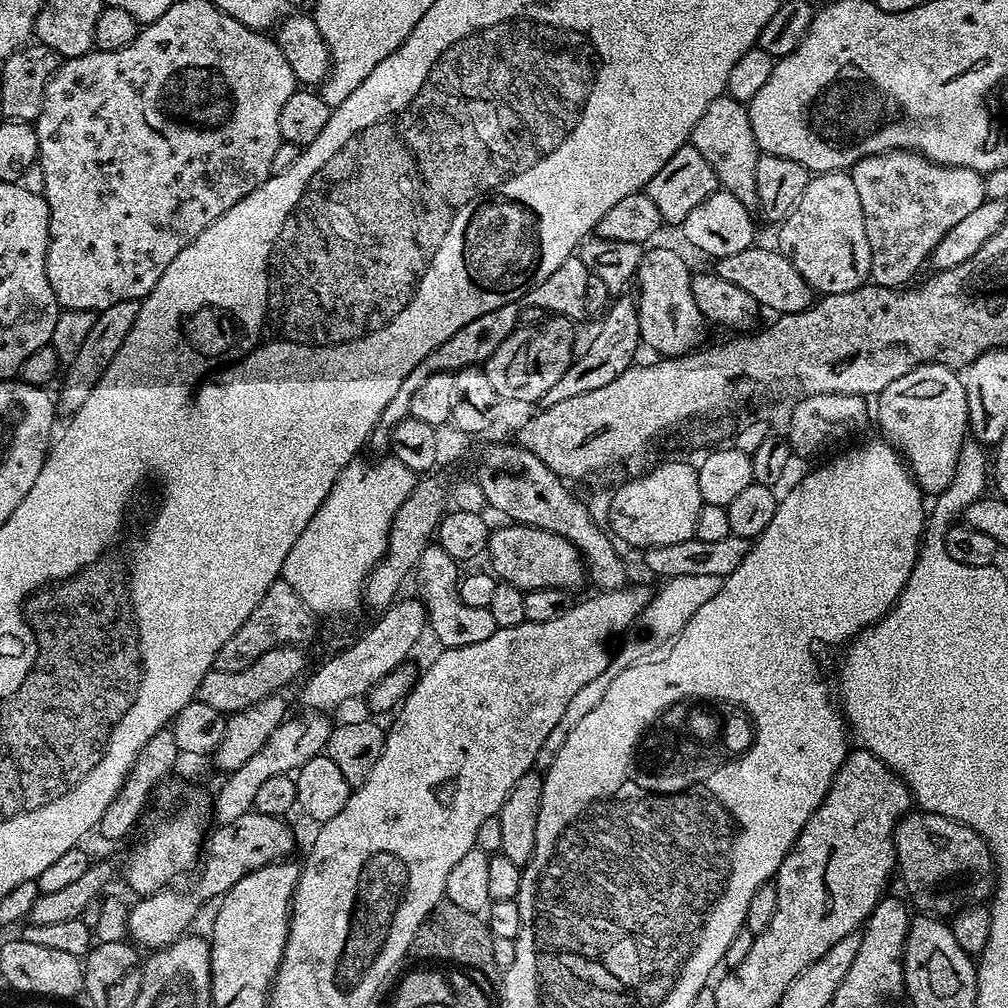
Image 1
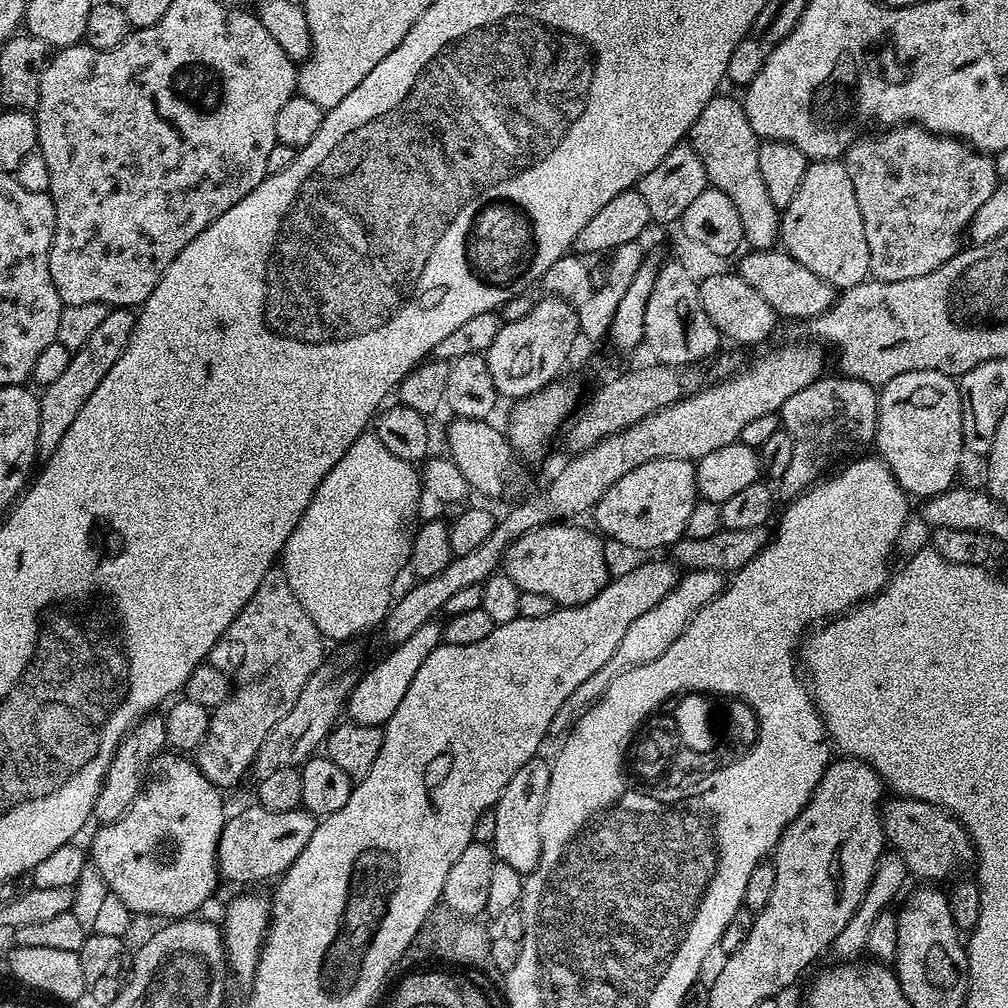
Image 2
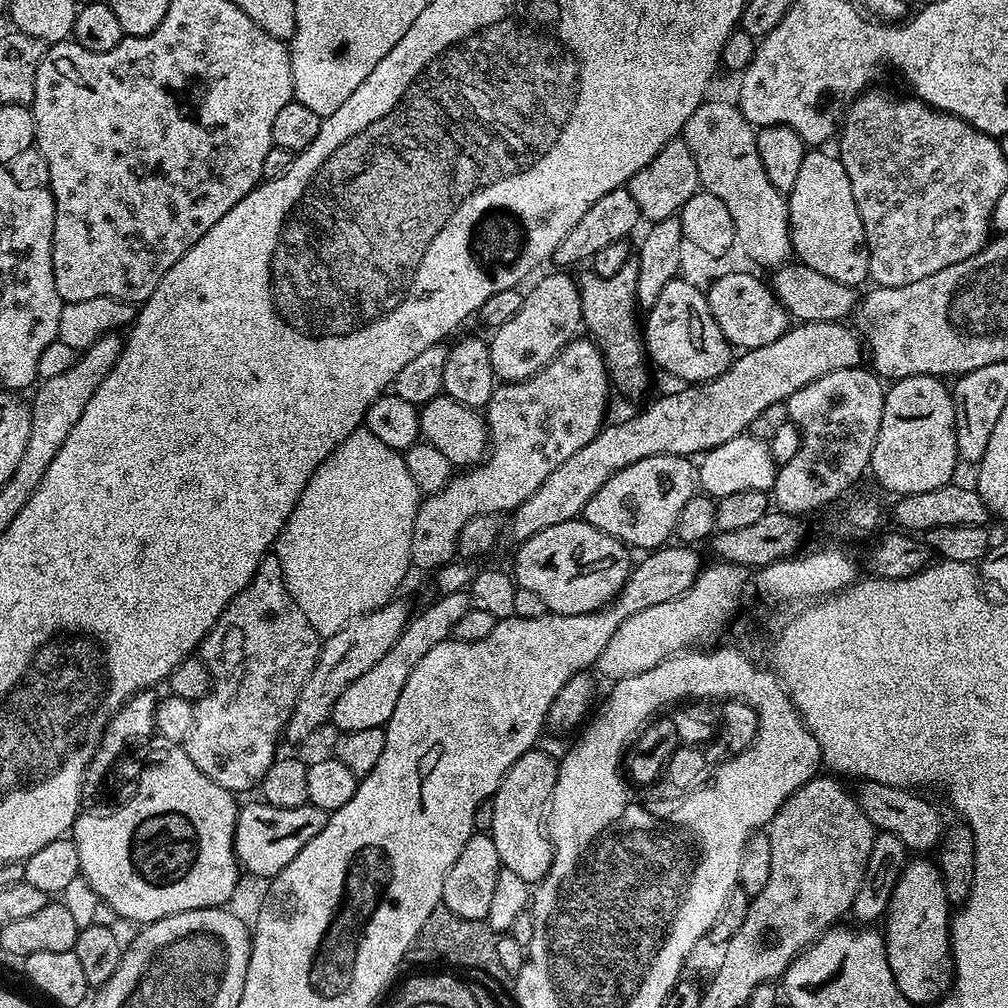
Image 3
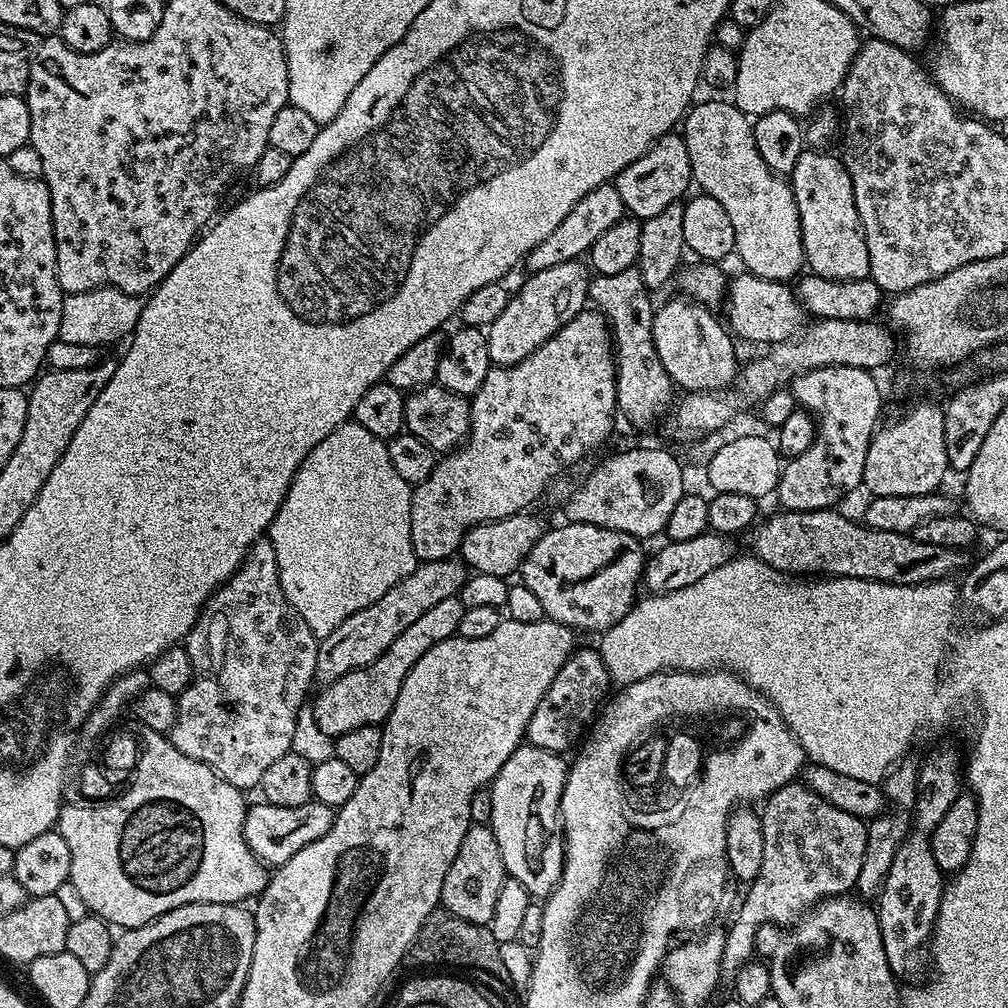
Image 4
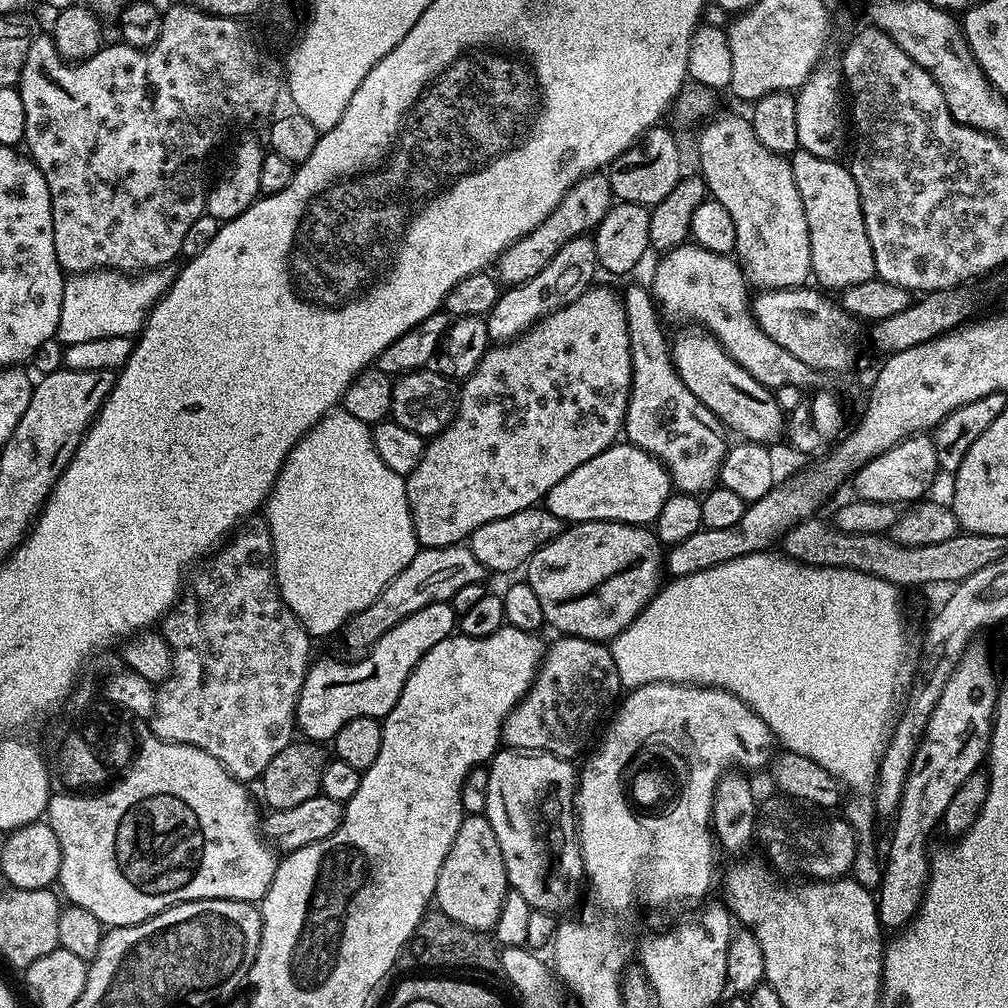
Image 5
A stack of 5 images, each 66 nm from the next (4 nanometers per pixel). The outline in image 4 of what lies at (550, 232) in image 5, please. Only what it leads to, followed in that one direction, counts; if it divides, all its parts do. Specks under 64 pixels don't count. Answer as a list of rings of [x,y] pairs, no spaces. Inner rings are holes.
[[[609,182],[598,186],[579,200],[570,210],[570,214],[566,214],[566,218],[562,218],[562,222],[558,222],[558,226],[554,229],[554,234],[550,234],[550,238],[538,242],[536,249],[525,258],[523,267],[528,268],[529,273],[533,273],[550,270],[550,266],[558,266],[562,262],[580,260],[583,252],[584,255],[591,253],[594,242],[598,242],[598,238],[602,238],[602,234],[606,234],[606,230],[610,230],[610,226],[625,219],[625,216],[624,203],[622,198],[618,198],[615,183]]]

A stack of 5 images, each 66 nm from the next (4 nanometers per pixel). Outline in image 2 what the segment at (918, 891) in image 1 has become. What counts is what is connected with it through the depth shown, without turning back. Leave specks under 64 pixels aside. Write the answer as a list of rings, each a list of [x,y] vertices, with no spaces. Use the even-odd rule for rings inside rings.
[[[913,798],[913,800],[888,800],[882,804],[882,819],[884,821],[884,839],[904,859],[909,873],[916,876],[920,882],[940,882],[947,876],[955,877],[963,864],[973,863],[974,849],[972,837],[968,835],[955,816],[944,811],[938,804],[932,804],[928,800]]]

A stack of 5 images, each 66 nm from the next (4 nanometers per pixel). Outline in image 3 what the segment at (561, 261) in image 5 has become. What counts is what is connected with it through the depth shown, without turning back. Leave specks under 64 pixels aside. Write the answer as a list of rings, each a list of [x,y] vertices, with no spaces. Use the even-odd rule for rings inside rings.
[[[556,270],[553,276],[544,276],[529,291],[527,290],[521,309],[509,321],[491,333],[488,349],[493,373],[501,381],[515,382],[529,380],[536,372],[541,372],[557,354],[567,346],[569,341],[577,339],[582,328],[582,311],[580,308],[581,289],[577,281],[567,276],[567,271]]]

